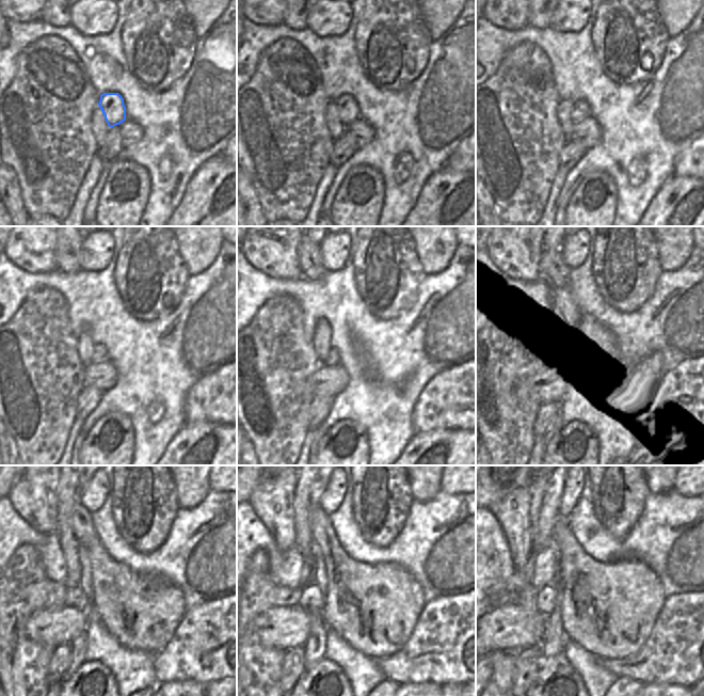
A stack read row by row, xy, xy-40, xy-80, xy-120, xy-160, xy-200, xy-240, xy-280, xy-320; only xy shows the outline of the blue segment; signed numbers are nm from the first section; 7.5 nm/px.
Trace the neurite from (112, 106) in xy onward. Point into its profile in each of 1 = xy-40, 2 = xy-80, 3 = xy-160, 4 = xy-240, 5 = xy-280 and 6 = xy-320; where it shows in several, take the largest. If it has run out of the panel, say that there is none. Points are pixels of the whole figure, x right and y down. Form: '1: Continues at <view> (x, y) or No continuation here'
1: Continues at xy-40 (347, 106)
2: Continues at xy-80 (580, 111)
3: Continues at xy-160 (333, 358)
4: Continues at xy-240 (80, 598)
5: Continues at xy-280 (314, 592)
6: Continues at xy-320 (545, 597).

